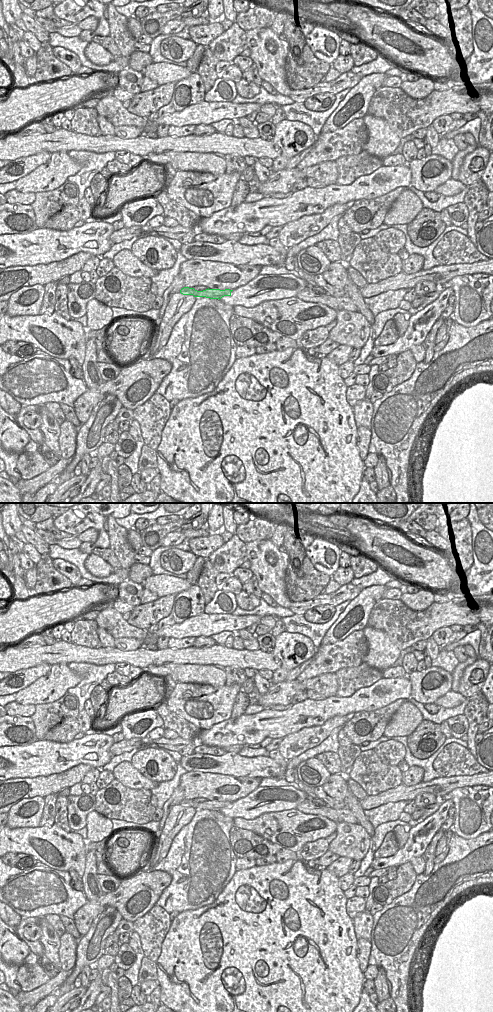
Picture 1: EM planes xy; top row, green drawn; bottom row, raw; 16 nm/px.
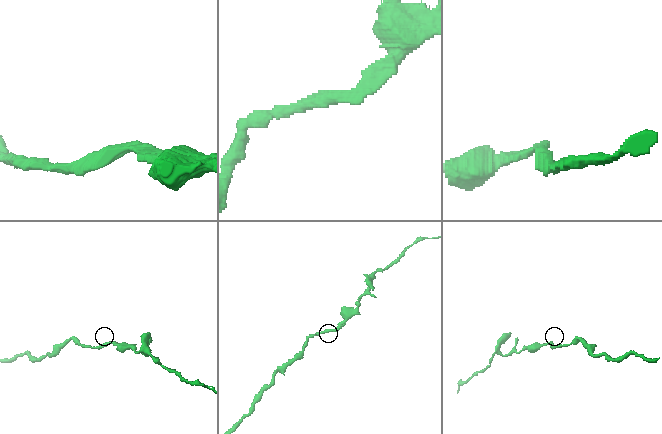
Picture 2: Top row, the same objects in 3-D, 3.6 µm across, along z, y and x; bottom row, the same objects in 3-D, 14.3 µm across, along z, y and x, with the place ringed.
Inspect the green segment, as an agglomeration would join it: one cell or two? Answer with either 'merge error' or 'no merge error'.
no merge error

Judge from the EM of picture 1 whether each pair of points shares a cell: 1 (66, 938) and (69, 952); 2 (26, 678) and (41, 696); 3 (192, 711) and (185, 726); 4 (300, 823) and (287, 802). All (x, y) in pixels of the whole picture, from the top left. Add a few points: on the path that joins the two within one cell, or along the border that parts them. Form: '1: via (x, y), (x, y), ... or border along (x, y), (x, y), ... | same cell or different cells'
1: via (67, 941), (68, 949) | same cell
2: border along (50, 669), (45, 675), (40, 676), (16, 693) | different cells
3: border along (167, 707), (202, 729) | different cells
4: border along (295, 808), (270, 811), (268, 813) | different cells

